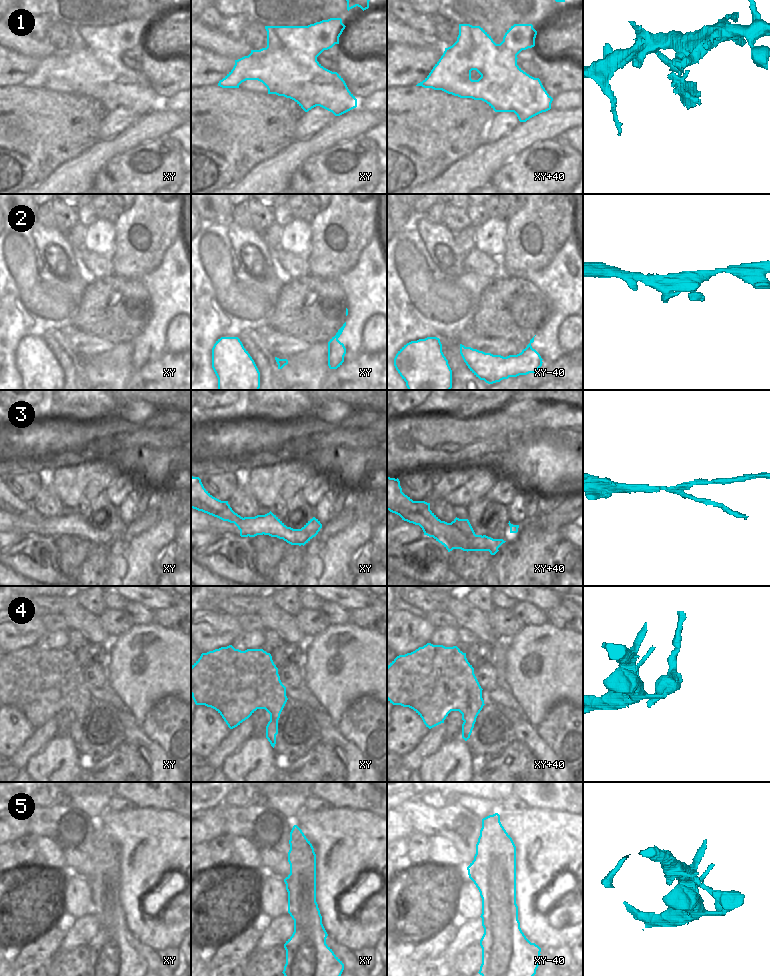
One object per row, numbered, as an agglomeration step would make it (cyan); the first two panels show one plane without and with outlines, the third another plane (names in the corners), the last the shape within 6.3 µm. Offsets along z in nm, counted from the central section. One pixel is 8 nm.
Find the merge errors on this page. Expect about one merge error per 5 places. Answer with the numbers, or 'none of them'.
3, 4.

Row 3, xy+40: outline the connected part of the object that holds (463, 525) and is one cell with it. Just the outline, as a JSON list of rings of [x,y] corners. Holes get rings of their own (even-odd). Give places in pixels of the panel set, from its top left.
[[[456,517],[450,524],[467,535],[475,535],[475,532],[468,519],[459,519]]]

